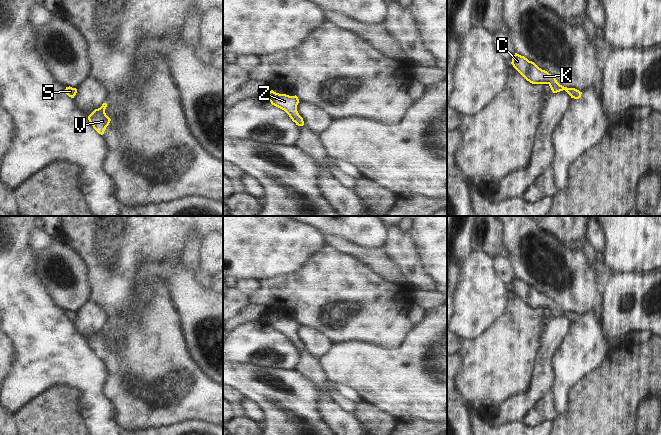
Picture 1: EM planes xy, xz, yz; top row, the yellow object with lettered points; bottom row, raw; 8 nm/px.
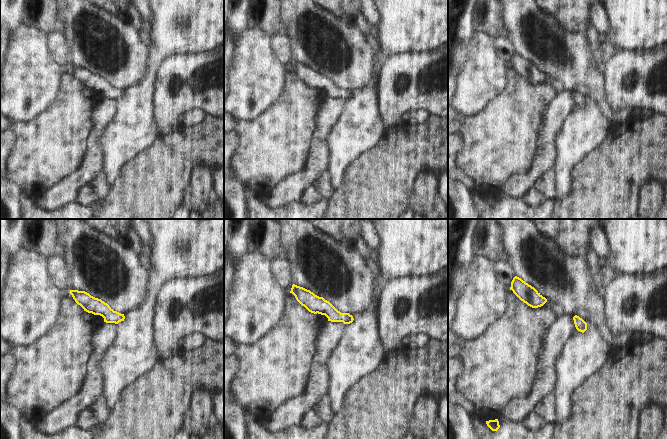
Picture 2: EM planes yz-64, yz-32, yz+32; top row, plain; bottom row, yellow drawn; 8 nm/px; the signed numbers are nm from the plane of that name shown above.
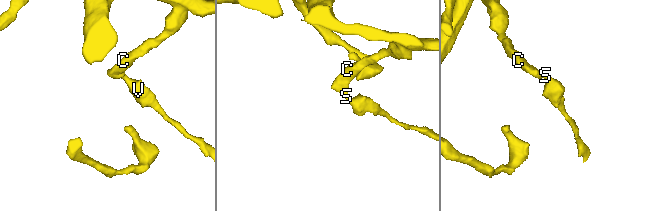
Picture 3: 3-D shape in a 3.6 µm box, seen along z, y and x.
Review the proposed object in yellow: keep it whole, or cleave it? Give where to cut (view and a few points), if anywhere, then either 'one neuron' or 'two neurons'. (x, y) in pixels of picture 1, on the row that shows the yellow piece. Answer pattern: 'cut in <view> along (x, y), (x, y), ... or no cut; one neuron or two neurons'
no cut; one neuron

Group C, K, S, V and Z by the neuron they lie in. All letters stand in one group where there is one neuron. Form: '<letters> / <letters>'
C K S V Z

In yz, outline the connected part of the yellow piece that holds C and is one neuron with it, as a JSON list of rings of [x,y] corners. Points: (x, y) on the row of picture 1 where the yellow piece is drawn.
[[[517,53],[512,58],[513,67],[532,84],[548,84],[553,93],[565,90],[571,98],[579,99],[582,92],[575,88],[567,88],[560,85],[556,78],[547,71],[539,68],[534,62]]]

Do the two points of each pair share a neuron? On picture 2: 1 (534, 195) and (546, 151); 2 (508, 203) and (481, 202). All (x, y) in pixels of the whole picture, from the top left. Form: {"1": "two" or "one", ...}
{"1": "two", "2": "one"}

